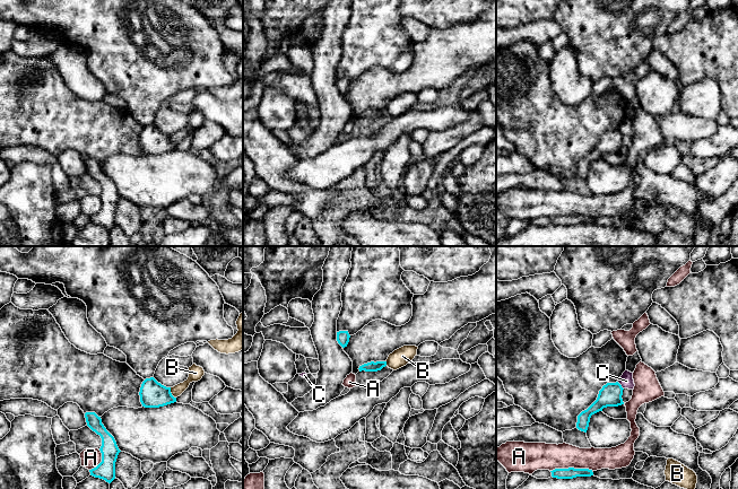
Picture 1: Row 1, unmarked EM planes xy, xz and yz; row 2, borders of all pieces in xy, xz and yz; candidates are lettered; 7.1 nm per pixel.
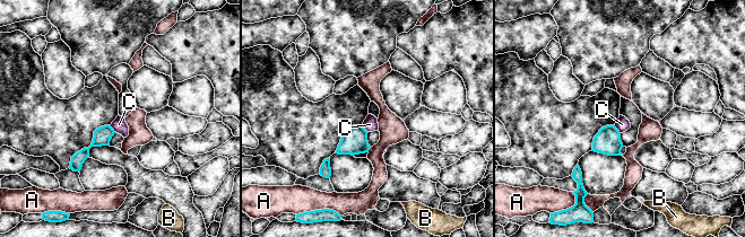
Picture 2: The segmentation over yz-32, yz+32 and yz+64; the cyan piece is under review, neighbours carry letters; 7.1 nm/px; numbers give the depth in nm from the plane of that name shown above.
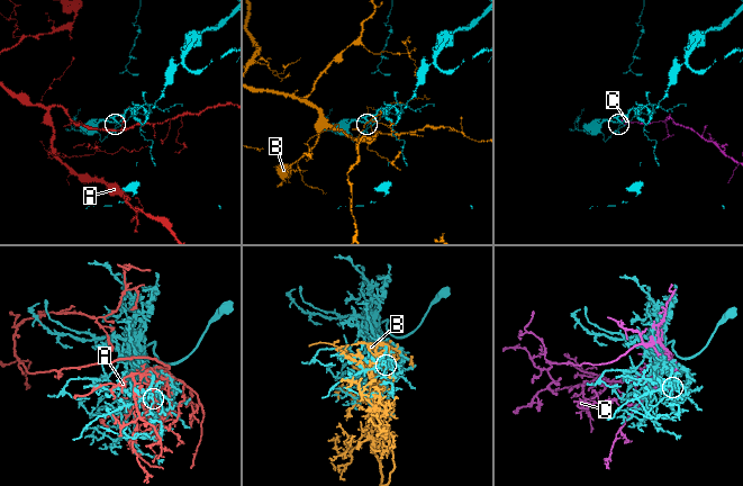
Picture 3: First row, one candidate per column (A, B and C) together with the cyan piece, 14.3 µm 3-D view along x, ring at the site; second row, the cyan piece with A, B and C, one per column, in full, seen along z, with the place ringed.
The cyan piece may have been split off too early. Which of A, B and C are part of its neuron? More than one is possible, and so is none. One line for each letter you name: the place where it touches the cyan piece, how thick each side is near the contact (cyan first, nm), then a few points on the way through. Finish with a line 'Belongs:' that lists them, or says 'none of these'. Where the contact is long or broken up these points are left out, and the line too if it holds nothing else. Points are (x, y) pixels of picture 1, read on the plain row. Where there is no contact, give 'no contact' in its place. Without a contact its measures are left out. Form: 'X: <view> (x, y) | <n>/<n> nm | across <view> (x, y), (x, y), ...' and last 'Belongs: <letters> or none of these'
Belongs: none of these

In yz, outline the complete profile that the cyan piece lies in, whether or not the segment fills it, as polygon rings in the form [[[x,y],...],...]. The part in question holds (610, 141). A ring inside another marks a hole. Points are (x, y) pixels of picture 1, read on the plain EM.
[[[618,129],[604,132],[599,138],[597,147],[578,163],[576,175],[587,180],[592,161],[602,158],[602,156],[607,154],[618,154],[624,151],[622,146],[623,137],[624,136]]]

